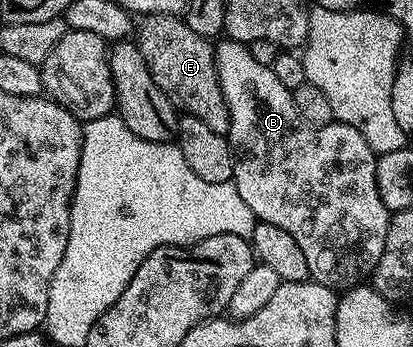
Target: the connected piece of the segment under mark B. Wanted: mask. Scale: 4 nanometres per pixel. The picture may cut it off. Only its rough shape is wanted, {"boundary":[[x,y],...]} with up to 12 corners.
{"boundary":[[242,39],[215,69],[237,194],[309,277],[368,279],[392,213],[353,126],[314,128]]}

